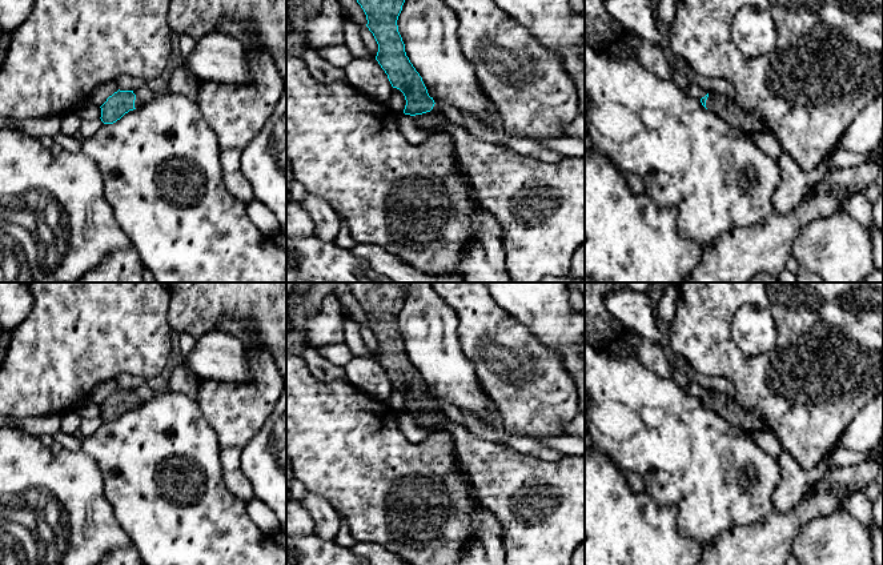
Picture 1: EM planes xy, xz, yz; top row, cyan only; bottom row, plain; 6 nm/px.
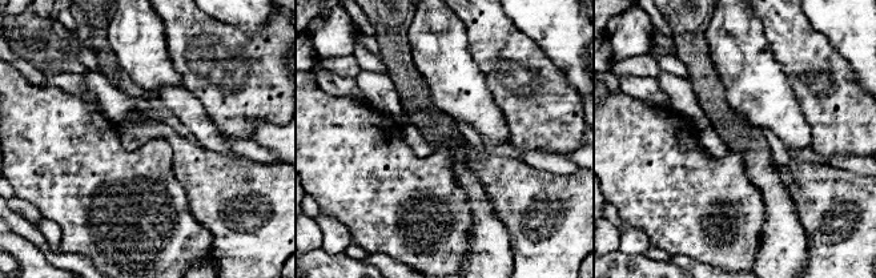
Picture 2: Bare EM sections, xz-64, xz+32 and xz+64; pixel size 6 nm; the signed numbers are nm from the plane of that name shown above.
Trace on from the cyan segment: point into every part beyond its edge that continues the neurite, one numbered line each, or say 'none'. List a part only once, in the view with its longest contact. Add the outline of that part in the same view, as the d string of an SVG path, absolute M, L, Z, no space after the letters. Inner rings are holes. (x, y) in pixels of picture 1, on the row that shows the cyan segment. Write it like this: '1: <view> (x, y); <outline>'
1: xz (433, 120); M434 104L433 109L430 112L416 115L414 121L418 125L420 129L426 129L433 133L445 132L442 129L442 124L447 121L443 112L438 108L437 104Z

